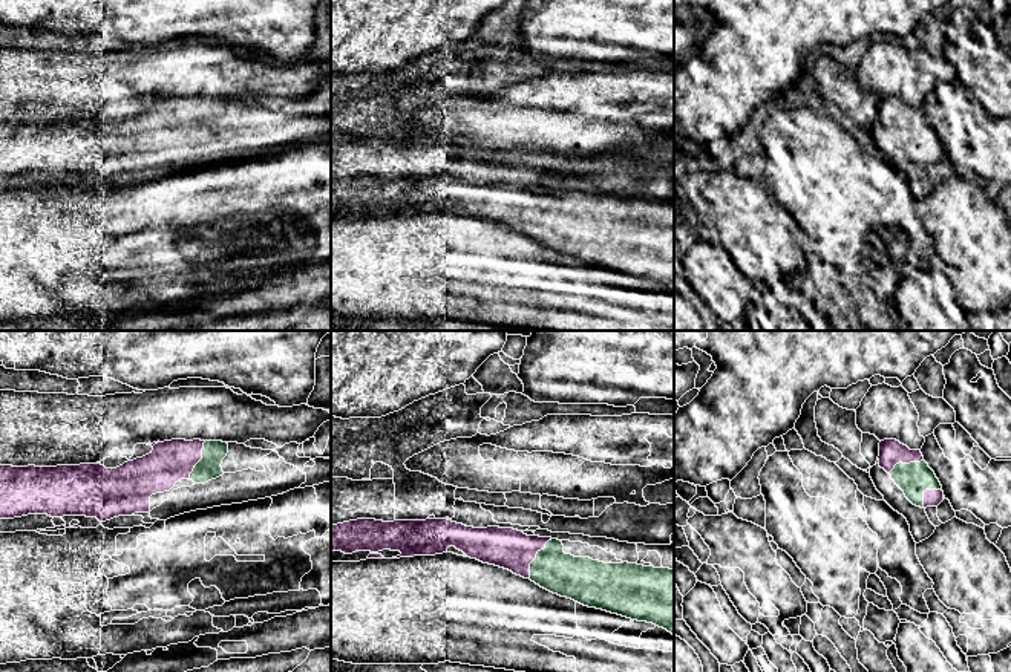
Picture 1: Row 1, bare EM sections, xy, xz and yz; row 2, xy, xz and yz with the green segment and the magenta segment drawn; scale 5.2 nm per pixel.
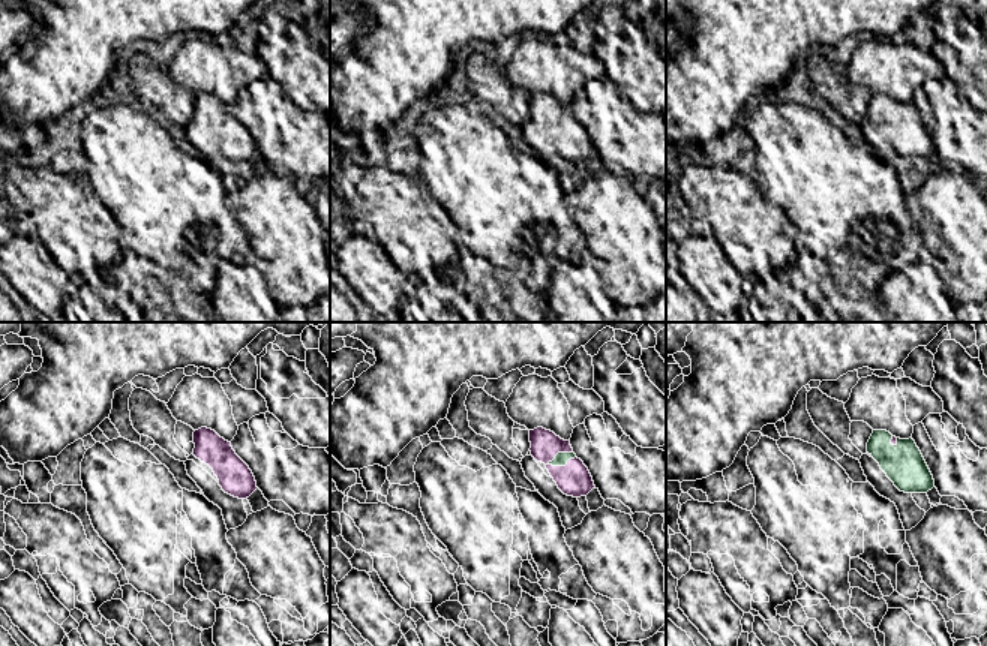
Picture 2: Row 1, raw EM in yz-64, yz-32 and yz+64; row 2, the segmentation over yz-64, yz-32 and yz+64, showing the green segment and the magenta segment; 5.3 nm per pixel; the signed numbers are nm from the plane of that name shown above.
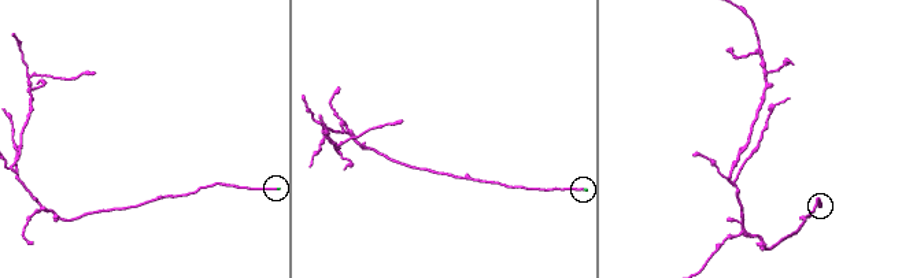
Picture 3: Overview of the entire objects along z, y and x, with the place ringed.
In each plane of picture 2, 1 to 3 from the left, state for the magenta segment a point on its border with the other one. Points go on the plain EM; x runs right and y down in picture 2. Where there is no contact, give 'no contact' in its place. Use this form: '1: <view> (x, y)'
1: no contact
2: yz-32 (560, 129)
3: yz+64 (890, 107)

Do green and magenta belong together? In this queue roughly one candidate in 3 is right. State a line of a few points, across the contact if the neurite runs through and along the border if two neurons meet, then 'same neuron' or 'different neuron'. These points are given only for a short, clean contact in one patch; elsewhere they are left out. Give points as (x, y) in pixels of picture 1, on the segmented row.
line xz (575, 577), (552, 570), (536, 557), (507, 548); same neuron

